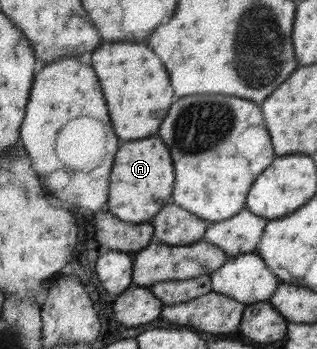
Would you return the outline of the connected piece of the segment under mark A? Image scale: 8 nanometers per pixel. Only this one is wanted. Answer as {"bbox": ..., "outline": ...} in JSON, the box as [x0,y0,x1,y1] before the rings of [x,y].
{"bbox":[110,137,174,223],"outline":[[[160,137],[130,141],[120,147],[116,157],[116,167],[112,173],[112,189],[110,189],[110,211],[120,215],[120,219],[128,223],[142,223],[152,219],[164,205],[174,203],[174,161],[170,157],[170,149]]]}

